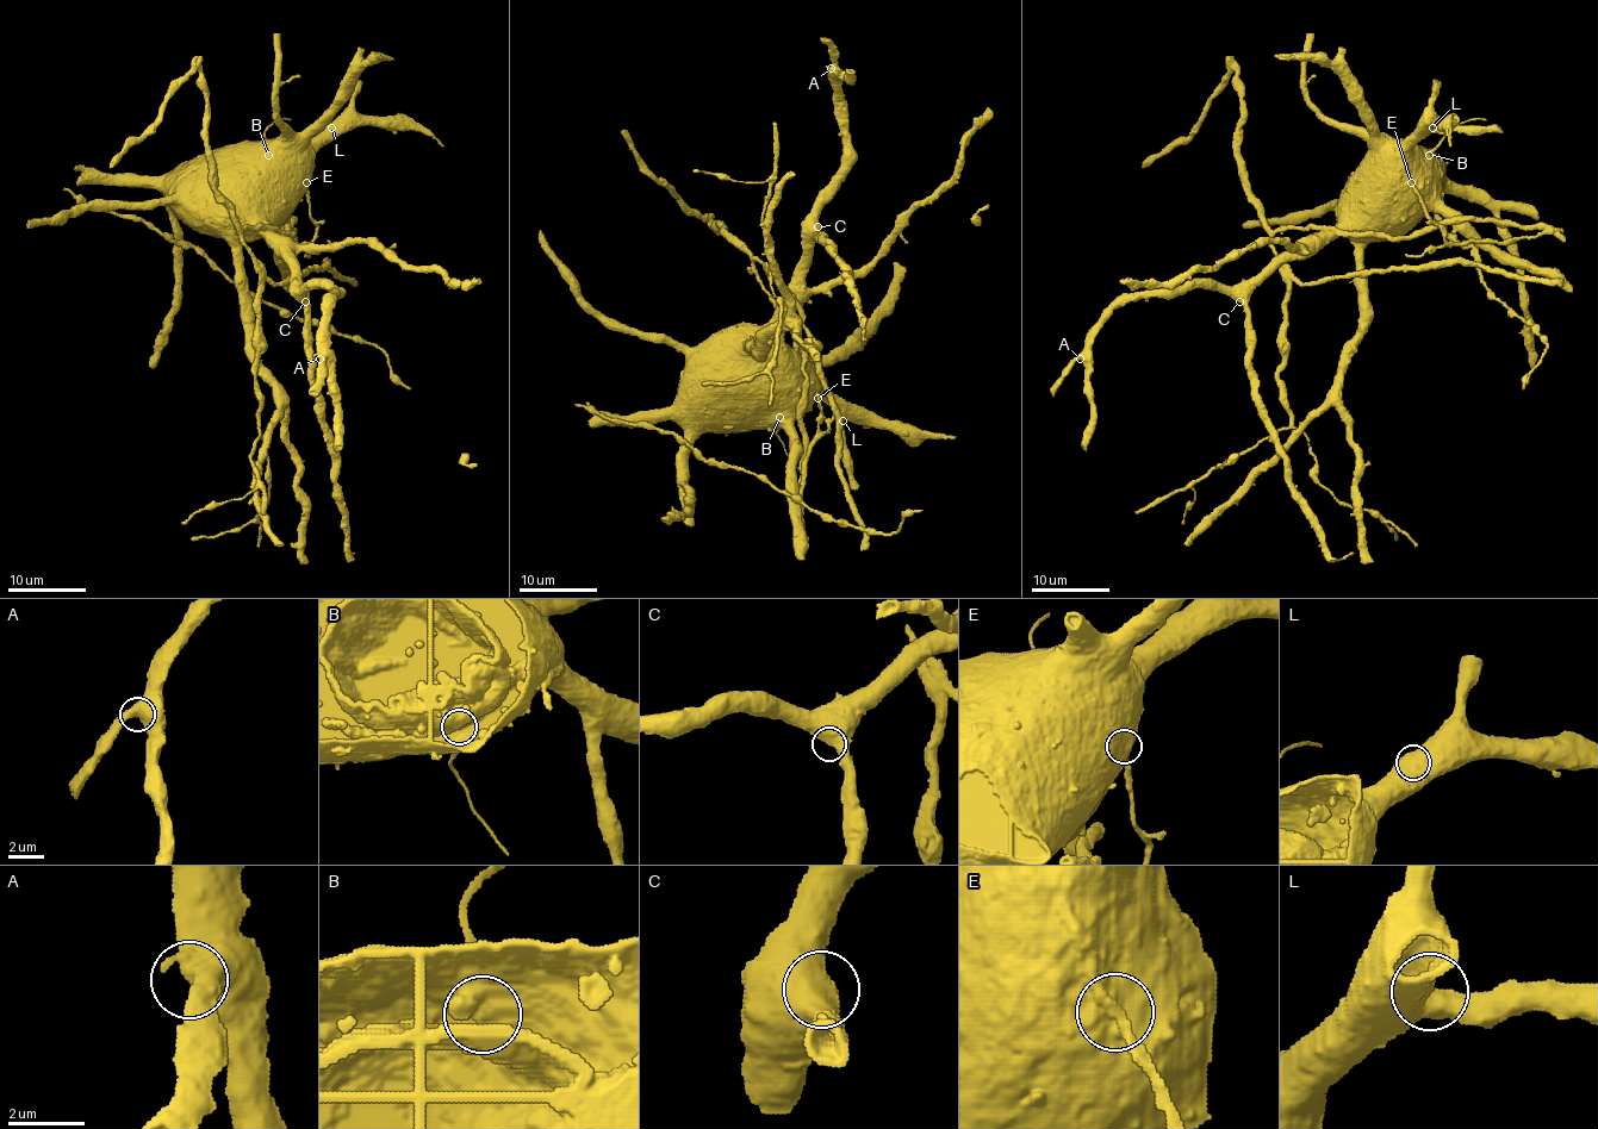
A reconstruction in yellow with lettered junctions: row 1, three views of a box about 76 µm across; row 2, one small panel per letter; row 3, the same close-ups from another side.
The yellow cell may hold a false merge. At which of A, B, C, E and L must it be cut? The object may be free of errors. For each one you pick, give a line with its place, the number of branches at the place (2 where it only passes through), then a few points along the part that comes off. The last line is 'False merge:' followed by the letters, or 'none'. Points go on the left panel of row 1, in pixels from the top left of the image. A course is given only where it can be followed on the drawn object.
E: place (306, 182); branches 2; course (305, 182), (309, 211), (317, 228), (309, 243), (287, 238), (292, 232), (286, 229)
False merge: E

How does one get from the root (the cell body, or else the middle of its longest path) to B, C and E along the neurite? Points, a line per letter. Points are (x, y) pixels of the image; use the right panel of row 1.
B: (1382, 141), (1405, 139), (1429, 155)
C: (1382, 141), (1359, 168), (1355, 207), (1337, 225), (1305, 237), (1239, 301)
E: (1382, 141), (1401, 139), (1411, 149), (1411, 182)

